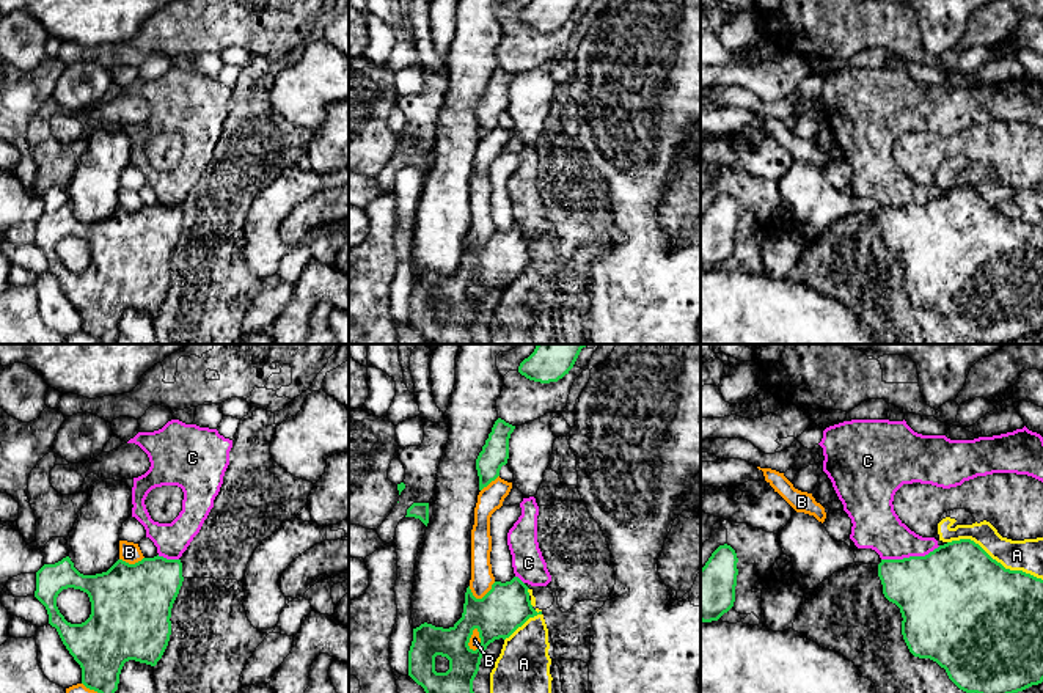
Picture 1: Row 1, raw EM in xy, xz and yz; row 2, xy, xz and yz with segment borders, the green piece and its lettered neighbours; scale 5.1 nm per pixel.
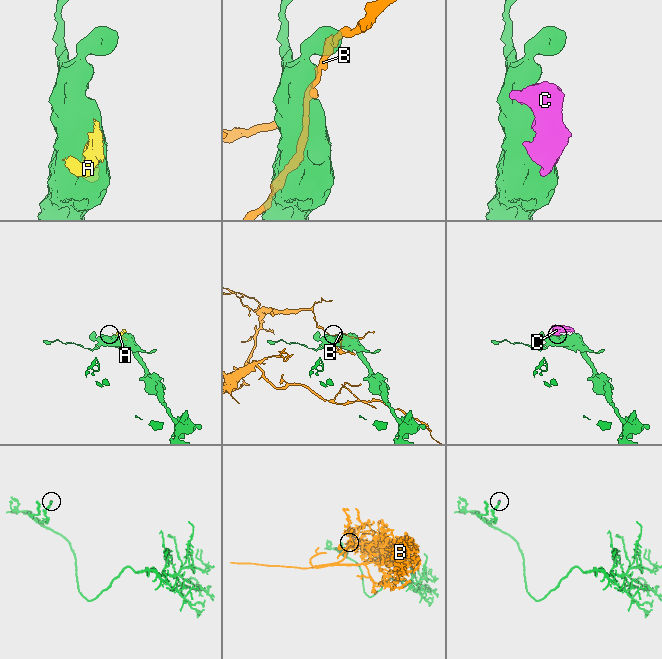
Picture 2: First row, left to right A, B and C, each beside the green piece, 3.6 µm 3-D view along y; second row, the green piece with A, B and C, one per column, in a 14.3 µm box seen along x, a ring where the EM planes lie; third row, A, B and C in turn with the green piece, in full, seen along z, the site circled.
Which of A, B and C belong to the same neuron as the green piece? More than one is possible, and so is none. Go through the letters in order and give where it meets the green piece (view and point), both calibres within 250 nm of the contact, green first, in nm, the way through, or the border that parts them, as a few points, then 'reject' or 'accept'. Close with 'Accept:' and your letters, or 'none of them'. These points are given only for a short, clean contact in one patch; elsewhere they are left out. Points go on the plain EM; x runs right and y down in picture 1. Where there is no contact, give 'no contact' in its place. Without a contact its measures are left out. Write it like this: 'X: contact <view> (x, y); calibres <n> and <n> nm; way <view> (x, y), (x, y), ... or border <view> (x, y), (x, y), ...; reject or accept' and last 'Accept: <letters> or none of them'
A: contact yz (995, 208); calibres 500 and 160 nm; reject
B: contact xz (481, 288); calibres 240 and 60 nm; reject
C: contact yz (910, 205); calibres 440 and 240 nm; reject
Accept: none of them

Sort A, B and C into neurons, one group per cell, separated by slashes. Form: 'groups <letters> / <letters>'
groups A C / B

